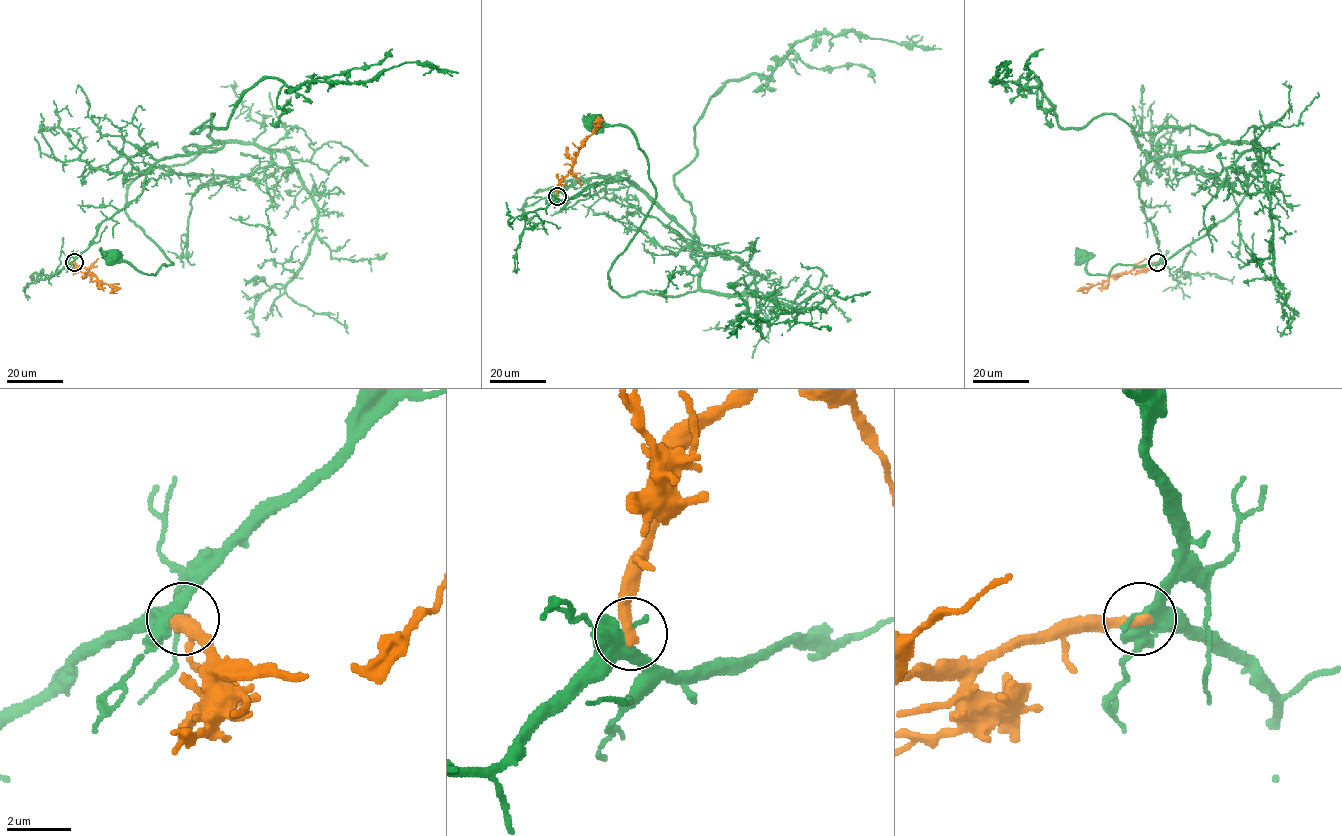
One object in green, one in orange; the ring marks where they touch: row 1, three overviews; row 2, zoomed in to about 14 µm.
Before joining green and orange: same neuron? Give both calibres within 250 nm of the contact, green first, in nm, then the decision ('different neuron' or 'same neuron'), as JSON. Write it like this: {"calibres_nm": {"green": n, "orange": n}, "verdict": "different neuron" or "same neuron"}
{"calibres_nm": {"green": 440, "orange": 360}, "verdict": "different neuron"}

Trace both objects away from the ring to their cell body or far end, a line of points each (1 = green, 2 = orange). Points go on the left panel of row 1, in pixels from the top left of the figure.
1: (74, 262), (159, 161), (220, 141), (128, 186), (127, 215), (173, 263), (146, 274), (113, 256)
2: (74, 262), (116, 291)

